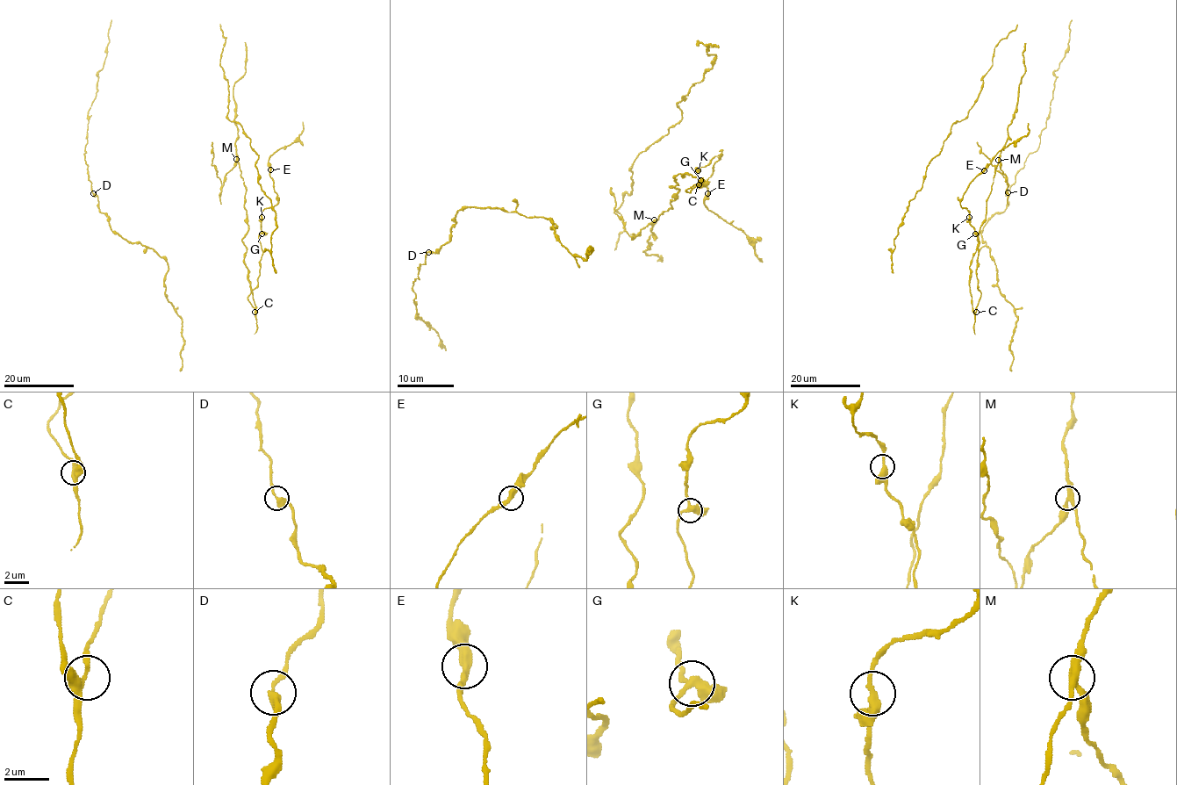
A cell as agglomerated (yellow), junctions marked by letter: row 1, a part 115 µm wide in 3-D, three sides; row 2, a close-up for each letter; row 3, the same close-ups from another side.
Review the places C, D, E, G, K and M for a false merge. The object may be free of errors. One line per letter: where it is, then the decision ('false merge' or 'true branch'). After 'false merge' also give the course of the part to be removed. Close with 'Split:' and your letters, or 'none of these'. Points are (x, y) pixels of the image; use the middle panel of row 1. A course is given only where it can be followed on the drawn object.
C: place (699, 184); true branch
D: place (428, 252); true branch
E: place (707, 193); true branch
G: place (700, 180); true branch
K: place (698, 170); true branch
M: place (654, 219); false merge; course (654, 220), (635, 236), (631, 236), (625, 230), (624, 222), (613, 213), (615, 198), (610, 187)
Split: M

